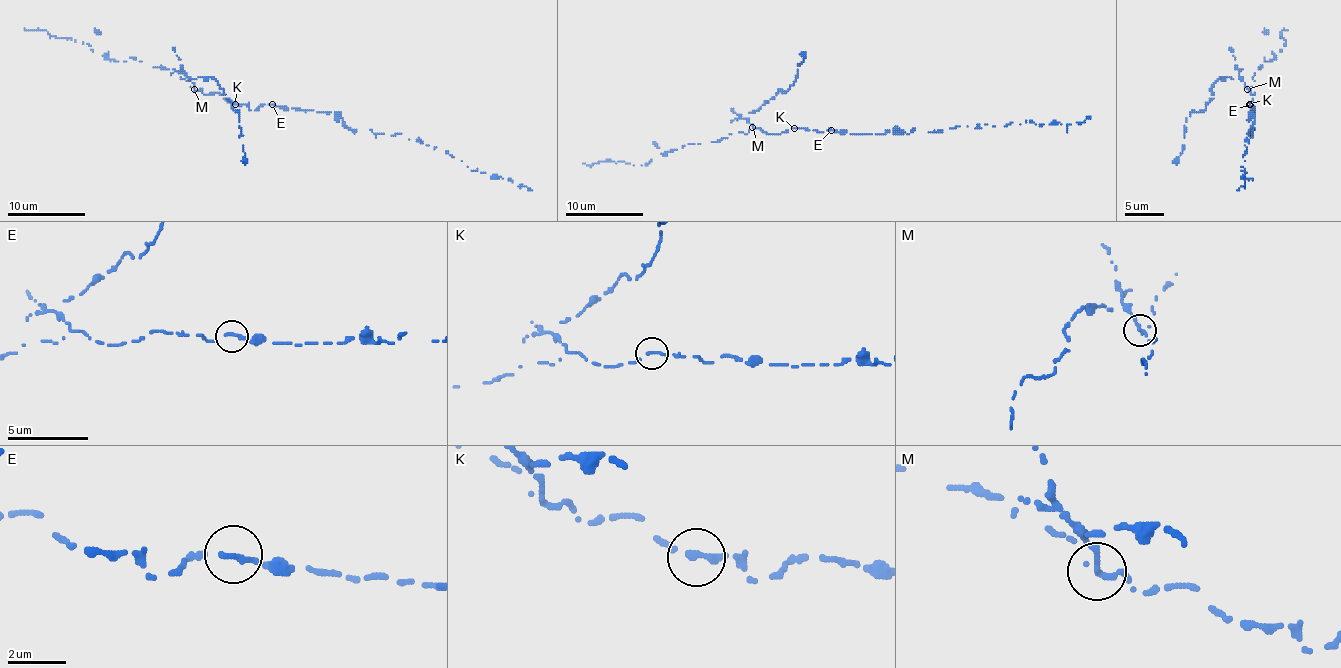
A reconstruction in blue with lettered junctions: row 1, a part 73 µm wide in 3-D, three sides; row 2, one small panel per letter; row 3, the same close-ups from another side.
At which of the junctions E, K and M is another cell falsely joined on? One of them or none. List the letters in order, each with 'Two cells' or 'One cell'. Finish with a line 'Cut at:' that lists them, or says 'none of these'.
E: One cell
K: One cell
M: Two cells
Cut at: M

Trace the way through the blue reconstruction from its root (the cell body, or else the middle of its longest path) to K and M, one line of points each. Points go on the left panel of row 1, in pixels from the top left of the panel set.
K: (270, 104), (260, 104), (255, 110), (245, 104), (235, 104)
M: (270, 104), (260, 104), (251, 110), (245, 104), (227, 102), (218, 92), (204, 94), (194, 89)

